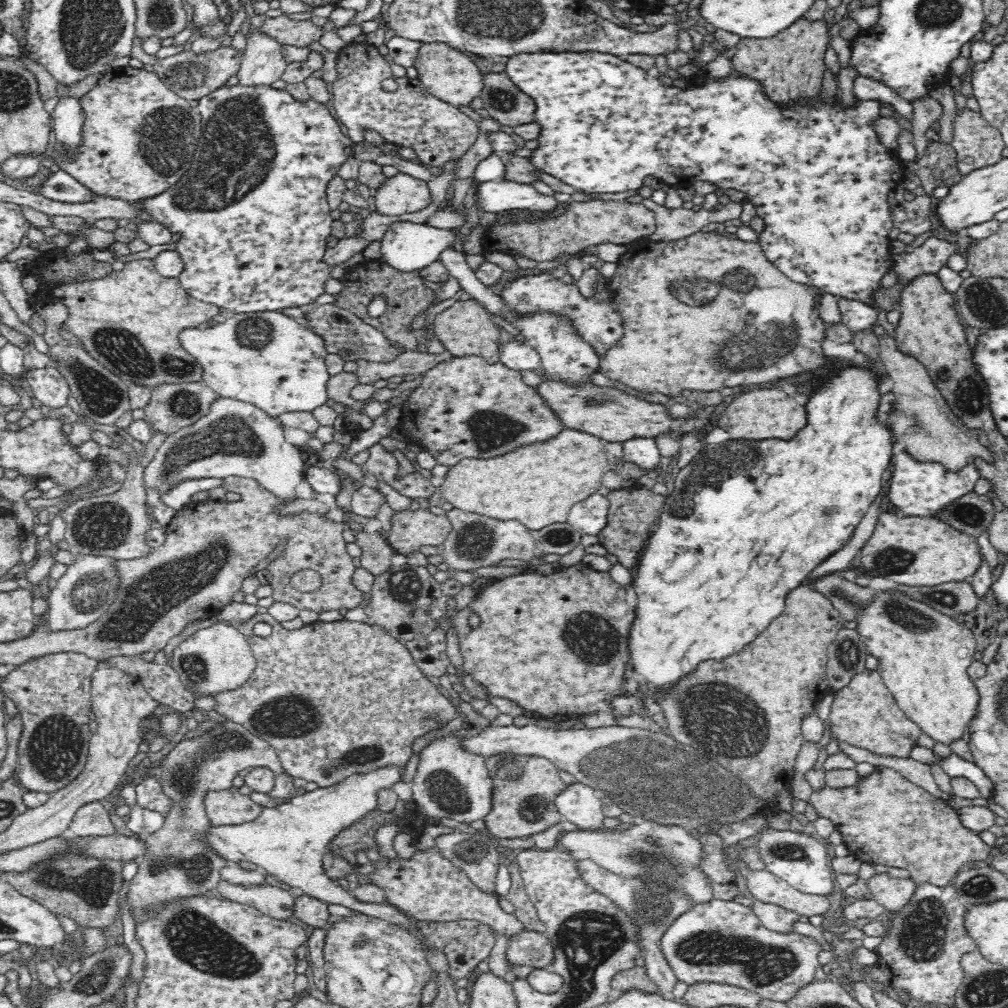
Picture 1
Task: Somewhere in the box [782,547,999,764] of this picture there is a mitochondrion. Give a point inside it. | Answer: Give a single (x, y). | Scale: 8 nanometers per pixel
(907, 615)

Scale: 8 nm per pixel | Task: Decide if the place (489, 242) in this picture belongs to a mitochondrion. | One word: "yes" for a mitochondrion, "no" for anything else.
no

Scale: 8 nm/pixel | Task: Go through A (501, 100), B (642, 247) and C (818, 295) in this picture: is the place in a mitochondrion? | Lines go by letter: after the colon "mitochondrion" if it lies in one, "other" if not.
A: mitochondrion
B: other
C: other

